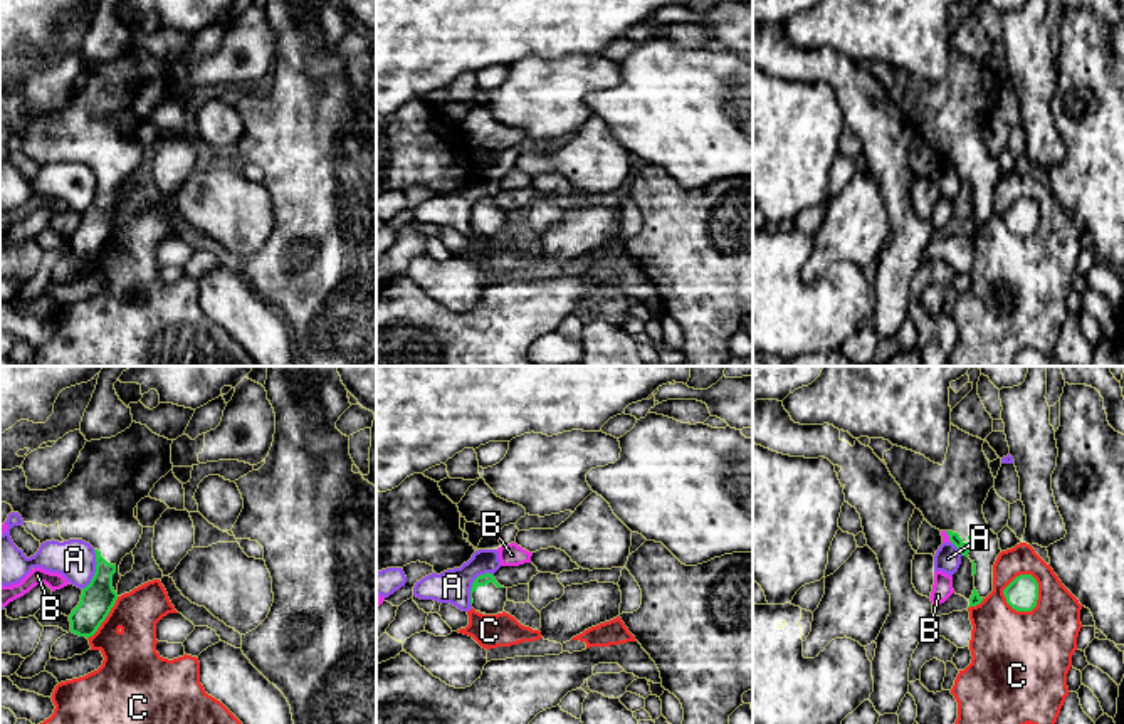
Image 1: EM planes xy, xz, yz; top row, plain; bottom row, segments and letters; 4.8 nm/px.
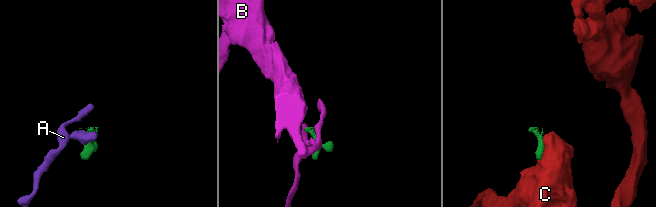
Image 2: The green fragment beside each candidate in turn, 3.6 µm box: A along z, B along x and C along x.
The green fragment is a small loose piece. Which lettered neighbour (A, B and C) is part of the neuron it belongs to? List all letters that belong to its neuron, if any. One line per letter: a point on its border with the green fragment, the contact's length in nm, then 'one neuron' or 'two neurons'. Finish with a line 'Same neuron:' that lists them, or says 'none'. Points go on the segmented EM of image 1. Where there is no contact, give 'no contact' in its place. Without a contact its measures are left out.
A: xz (472, 583) | 190 nm | two neurons
B: yz (948, 535) | 70 nm | two neurons
C: yz (1037, 598) | 200 nm | two neurons
Same neuron: none

